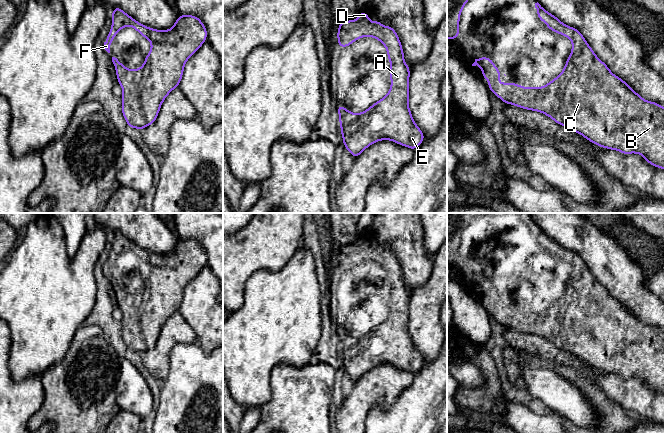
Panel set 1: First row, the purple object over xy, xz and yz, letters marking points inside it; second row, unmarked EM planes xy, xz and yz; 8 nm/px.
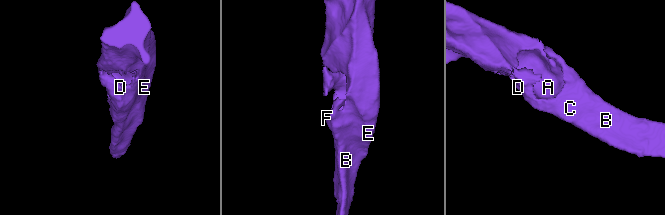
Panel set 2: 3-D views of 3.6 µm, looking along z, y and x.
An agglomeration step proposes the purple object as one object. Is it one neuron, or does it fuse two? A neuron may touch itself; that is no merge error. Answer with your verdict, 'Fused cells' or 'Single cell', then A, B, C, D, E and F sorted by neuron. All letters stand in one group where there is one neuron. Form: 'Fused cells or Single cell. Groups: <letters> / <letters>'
Single cell. Groups: A B C D E F

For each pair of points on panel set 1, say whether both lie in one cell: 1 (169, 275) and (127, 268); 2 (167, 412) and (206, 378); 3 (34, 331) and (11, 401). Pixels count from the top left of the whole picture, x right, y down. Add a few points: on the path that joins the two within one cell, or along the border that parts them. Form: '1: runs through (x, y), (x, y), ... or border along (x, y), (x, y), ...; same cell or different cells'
1: runs through (159, 265), (153, 259), (137, 259); same cell
2: runs through (177, 405), (196, 386); same cell
3: border along (10, 370), (11, 377), (16, 381), (39, 374); different cells

